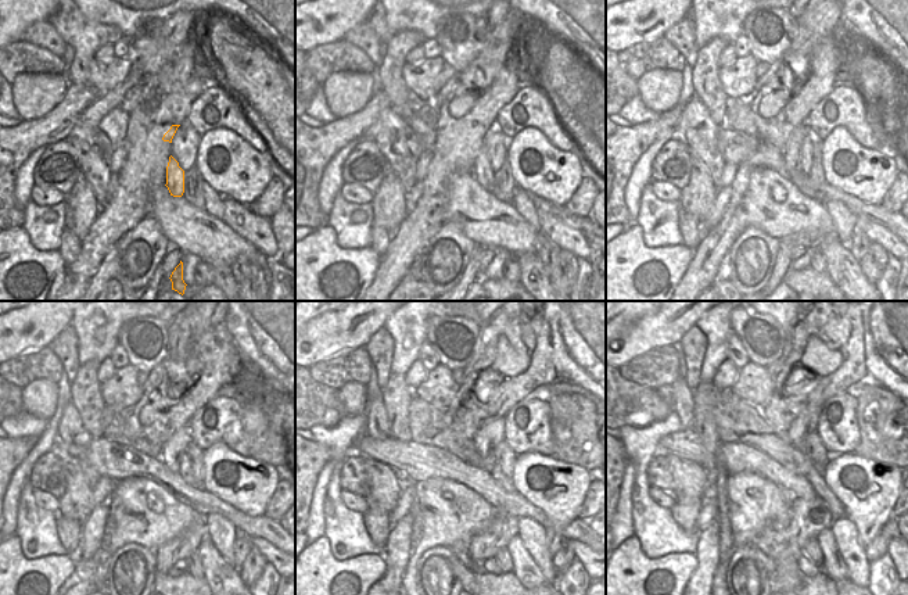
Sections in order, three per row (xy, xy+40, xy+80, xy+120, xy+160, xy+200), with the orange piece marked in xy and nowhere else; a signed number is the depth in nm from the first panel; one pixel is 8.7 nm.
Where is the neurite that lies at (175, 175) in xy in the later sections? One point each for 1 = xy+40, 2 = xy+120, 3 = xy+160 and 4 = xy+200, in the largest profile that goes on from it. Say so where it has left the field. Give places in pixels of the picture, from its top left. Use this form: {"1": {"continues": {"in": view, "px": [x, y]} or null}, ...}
{"1": {"continues": {"in": "xy+40", "px": [483, 172]}}, "2": {"continues": {"in": "xy+120", "px": [172, 451]}}, "3": {"continues": {"in": "xy+160", "px": [485, 441]}}, "4": {"continues": {"in": "xy+200", "px": [804, 425]}}}

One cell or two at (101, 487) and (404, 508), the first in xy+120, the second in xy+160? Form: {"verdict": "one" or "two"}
{"verdict": "one"}

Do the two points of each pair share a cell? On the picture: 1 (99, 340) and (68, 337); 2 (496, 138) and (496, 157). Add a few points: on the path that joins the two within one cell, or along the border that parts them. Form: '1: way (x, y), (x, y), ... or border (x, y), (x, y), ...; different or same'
1: border (70, 326), (76, 334), (79, 365); different
2: way (496, 142), (496, 153); same

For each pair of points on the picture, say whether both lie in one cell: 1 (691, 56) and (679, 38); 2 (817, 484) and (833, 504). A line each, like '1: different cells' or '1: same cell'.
1: same cell
2: same cell

